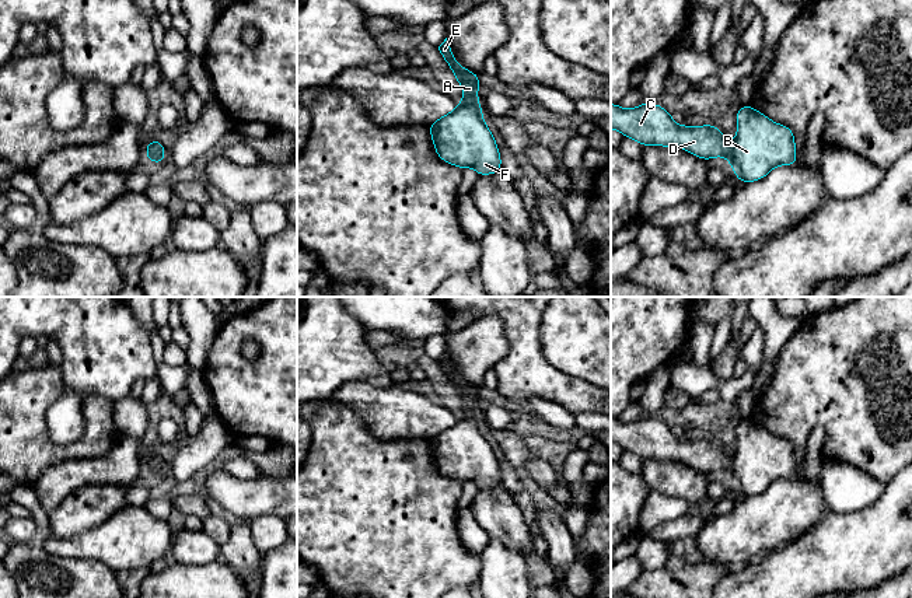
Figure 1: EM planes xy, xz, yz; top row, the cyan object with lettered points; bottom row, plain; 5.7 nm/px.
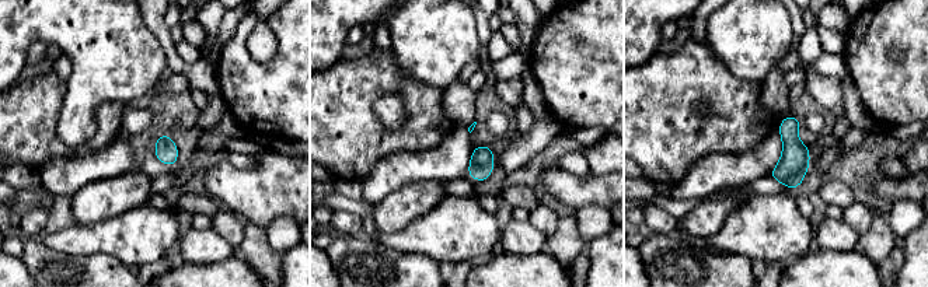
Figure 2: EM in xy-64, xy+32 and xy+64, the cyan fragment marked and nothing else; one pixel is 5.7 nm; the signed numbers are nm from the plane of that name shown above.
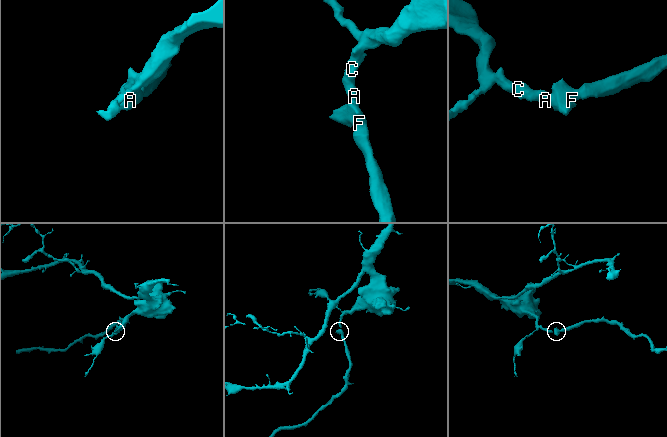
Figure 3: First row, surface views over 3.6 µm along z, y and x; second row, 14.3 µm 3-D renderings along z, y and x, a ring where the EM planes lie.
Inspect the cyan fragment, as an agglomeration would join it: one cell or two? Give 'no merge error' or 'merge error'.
no merge error

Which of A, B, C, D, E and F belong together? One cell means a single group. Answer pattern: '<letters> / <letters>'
A B C D E F

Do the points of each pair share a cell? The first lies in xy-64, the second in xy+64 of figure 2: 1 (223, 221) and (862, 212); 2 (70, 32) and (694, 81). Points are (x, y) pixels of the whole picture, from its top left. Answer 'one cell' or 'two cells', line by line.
1: one cell
2: two cells

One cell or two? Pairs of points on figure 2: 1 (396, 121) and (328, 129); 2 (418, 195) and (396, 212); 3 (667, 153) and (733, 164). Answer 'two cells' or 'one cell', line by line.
1: two cells
2: one cell
3: two cells

